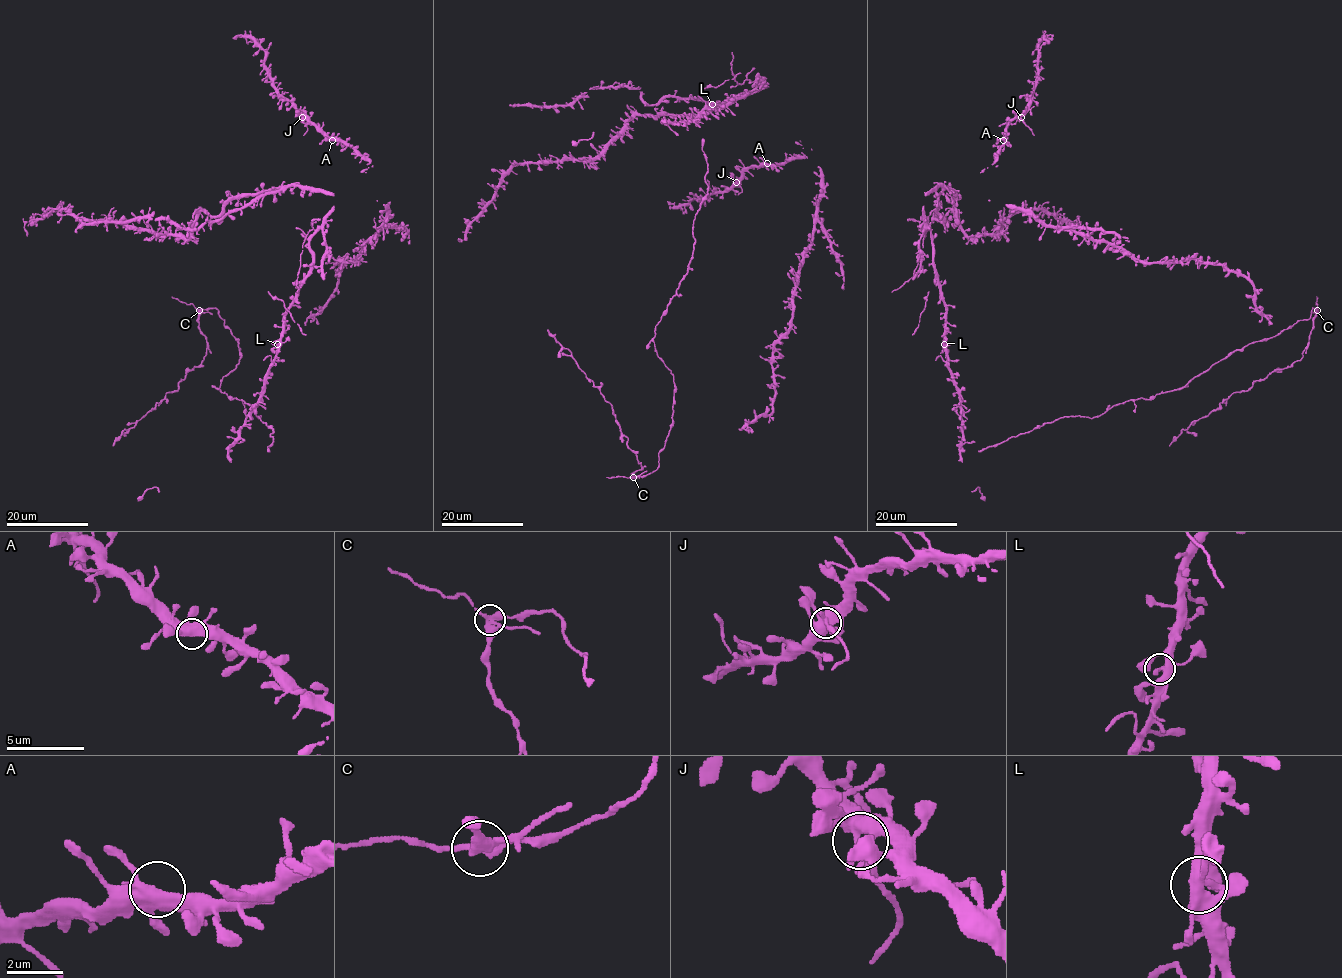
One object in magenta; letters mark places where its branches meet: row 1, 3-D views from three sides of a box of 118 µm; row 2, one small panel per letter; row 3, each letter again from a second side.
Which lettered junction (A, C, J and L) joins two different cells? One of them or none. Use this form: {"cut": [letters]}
{"cut": ["C"]}

